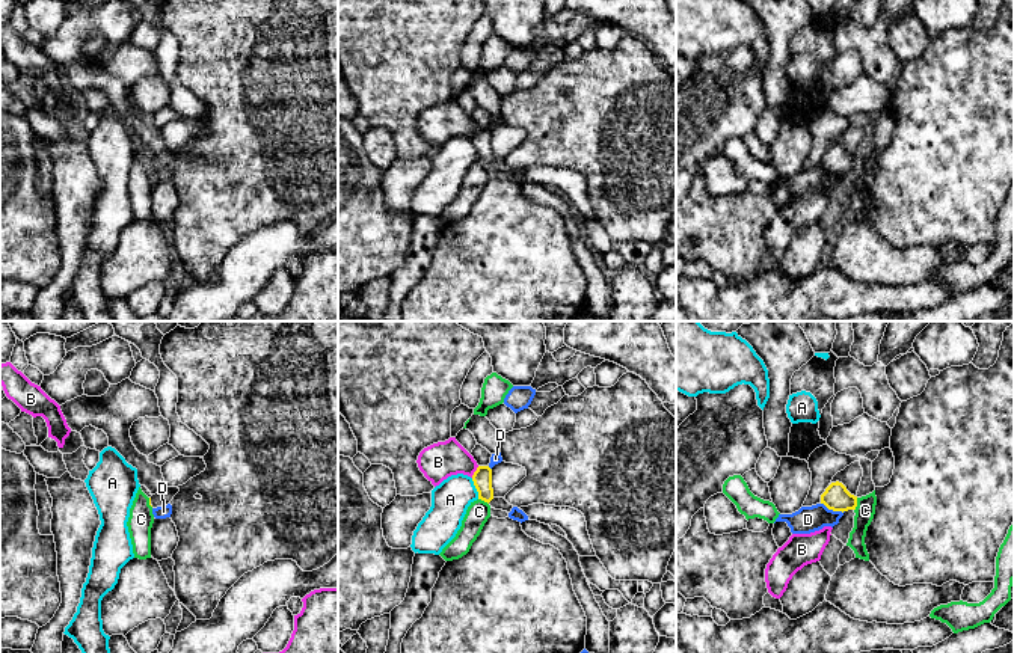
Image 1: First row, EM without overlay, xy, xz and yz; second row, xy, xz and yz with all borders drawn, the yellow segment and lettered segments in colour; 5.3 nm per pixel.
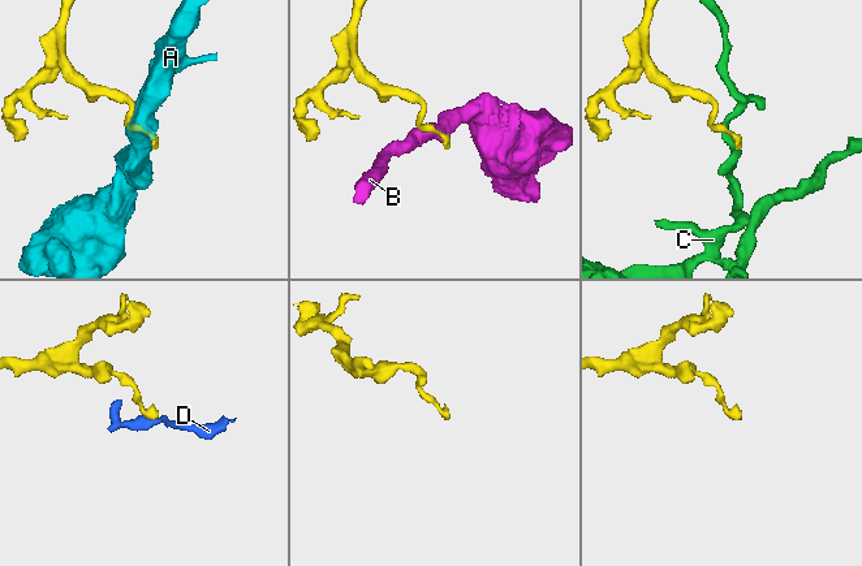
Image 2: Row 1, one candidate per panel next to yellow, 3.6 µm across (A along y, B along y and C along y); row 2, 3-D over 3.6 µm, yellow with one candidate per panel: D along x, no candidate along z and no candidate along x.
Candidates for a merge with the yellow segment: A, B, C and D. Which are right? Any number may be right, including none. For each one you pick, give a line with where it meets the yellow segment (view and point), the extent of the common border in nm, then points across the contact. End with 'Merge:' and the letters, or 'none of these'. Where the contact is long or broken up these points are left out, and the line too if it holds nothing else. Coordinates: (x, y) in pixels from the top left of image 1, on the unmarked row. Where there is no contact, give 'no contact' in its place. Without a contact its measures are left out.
Merge: none of these

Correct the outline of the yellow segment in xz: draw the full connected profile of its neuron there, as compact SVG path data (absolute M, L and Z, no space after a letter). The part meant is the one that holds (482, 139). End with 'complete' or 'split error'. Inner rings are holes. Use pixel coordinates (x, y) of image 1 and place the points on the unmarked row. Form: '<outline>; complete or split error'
M478 128L472 137L472 143L478 154L478 161L489 166L493 161L492 131L489 128Z; complete

